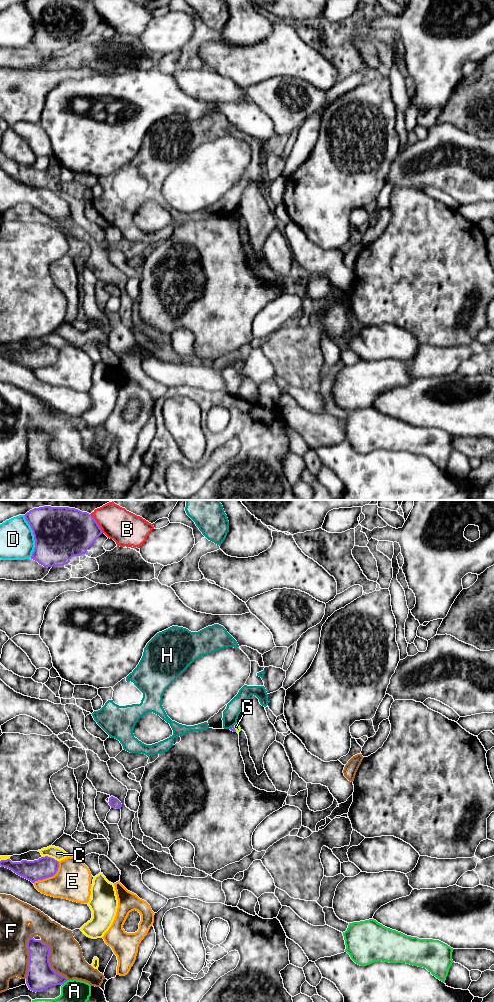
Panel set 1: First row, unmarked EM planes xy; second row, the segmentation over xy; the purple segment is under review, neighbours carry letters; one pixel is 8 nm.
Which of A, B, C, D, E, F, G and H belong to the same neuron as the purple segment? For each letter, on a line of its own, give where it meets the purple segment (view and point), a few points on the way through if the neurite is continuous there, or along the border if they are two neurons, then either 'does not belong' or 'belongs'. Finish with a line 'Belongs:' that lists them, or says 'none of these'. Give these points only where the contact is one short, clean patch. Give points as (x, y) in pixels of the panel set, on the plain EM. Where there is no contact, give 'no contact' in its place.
A: contact xy (64, 470); does not belong
B: contact xy (97, 11); does not belong
C: contact xy (50, 345); does not belong
D: contact xy (34, 24); does not belong
E: contact xy (49, 364); does not belong
F: contact xy (48, 449); does not belong
G: contact xy (234, 217); border xy (233, 214), (236, 219); does not belong
H: contact xy (231, 215); does not belong
Belongs: none of these

